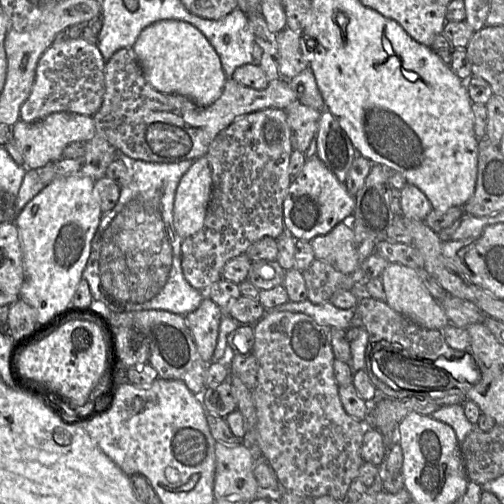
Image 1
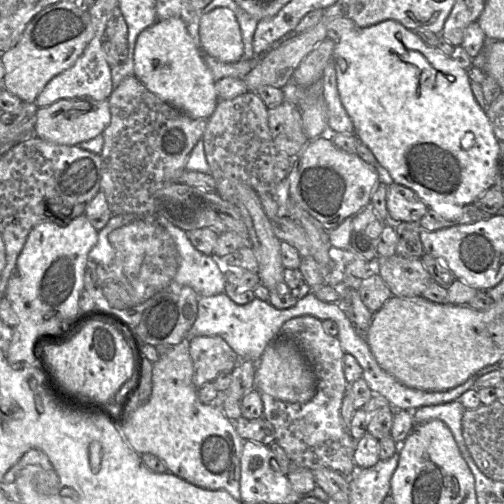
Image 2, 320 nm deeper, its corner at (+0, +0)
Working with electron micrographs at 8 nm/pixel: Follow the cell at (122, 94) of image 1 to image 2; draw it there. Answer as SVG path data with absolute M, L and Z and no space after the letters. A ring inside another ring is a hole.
M135 75L124 78L108 98L111 120L103 132L101 152L102 179L100 191L106 197L113 215L156 216L154 194L170 183L178 183L189 155L206 129L208 119L193 119L150 92Z

